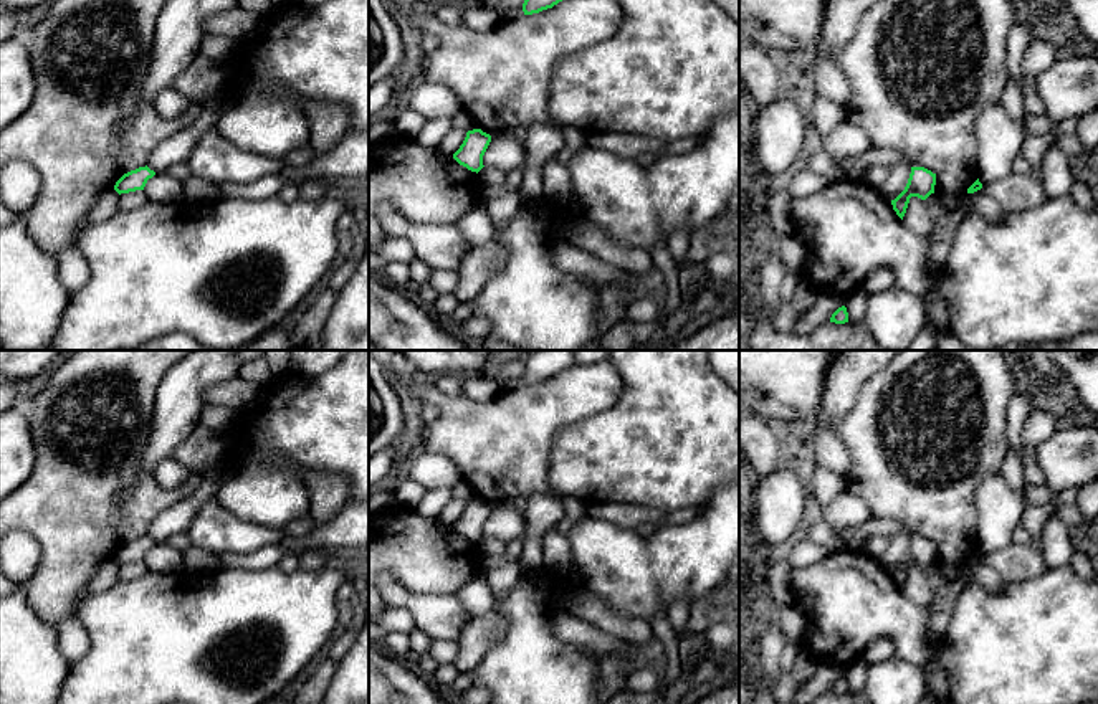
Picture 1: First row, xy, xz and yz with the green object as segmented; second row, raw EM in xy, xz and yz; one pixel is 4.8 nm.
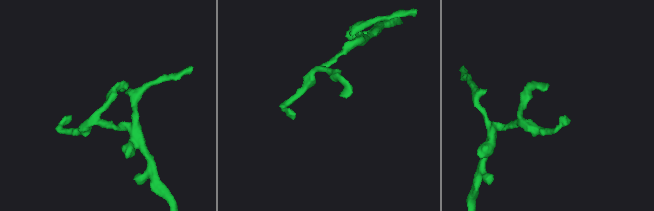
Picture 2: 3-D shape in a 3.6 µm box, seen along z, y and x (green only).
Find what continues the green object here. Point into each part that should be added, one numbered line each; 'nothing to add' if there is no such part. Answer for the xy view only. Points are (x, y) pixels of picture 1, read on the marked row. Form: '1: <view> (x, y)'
nothing to add

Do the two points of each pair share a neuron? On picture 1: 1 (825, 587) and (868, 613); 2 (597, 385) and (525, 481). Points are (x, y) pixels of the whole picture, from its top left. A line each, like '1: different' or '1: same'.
1: same
2: same

